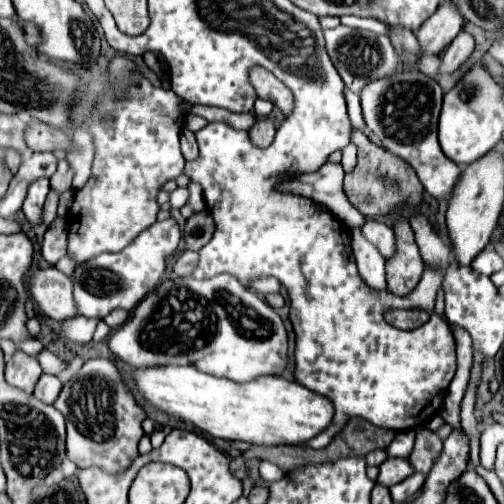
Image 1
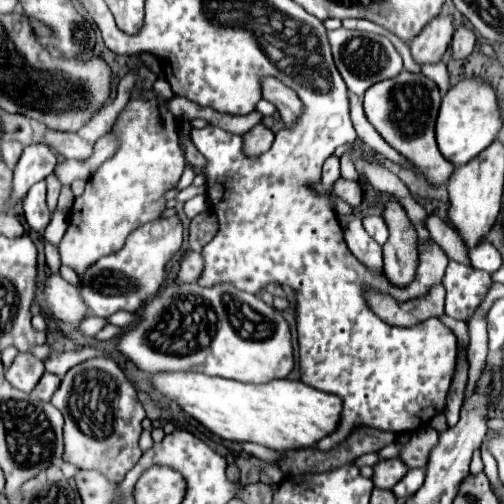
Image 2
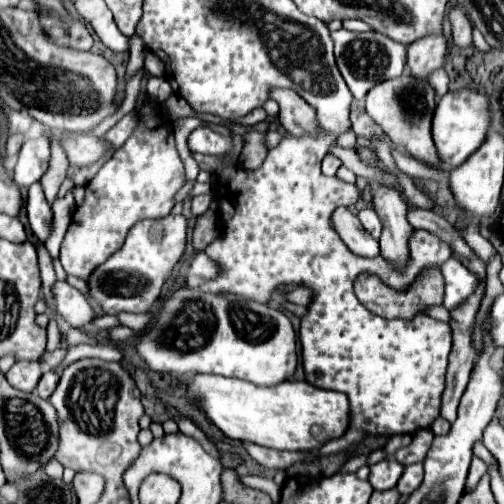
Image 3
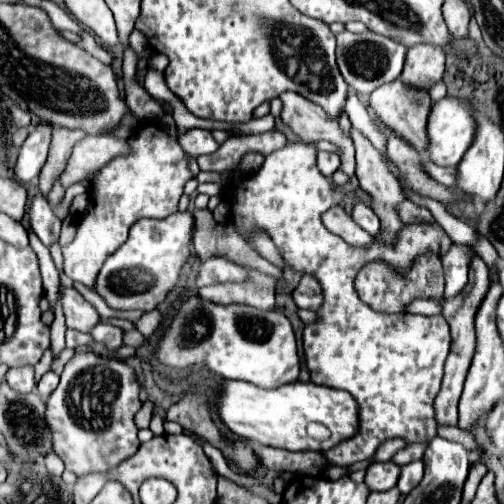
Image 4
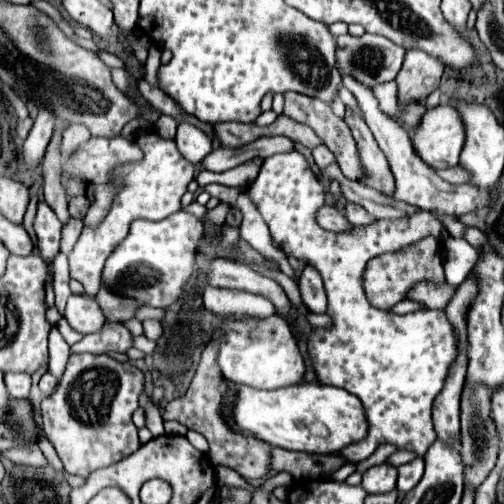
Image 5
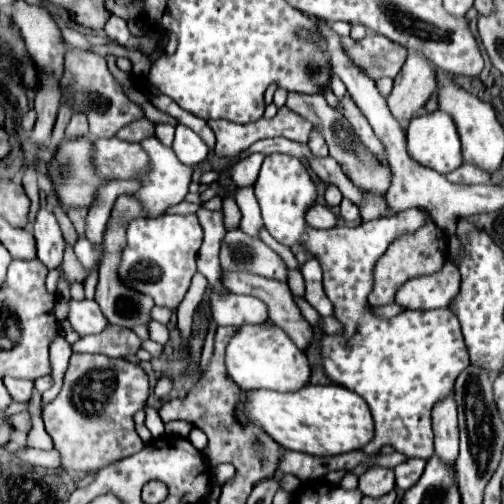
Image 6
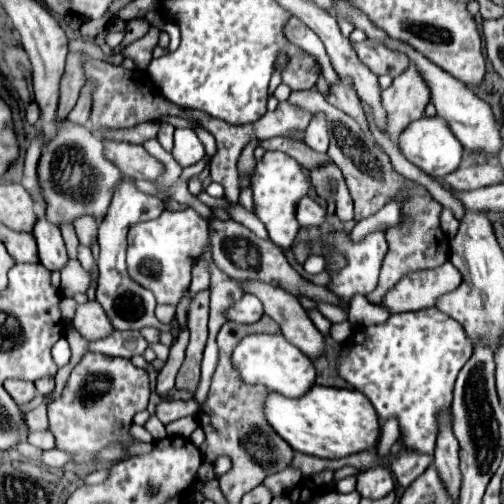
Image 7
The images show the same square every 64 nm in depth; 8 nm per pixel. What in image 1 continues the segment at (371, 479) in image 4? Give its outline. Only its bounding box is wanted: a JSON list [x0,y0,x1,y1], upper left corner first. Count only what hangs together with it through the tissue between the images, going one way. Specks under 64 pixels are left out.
[376,458,414,488]

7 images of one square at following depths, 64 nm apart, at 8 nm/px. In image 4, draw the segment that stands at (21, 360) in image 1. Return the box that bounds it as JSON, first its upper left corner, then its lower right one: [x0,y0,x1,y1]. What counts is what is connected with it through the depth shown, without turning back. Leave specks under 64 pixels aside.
[6,366,34,394]

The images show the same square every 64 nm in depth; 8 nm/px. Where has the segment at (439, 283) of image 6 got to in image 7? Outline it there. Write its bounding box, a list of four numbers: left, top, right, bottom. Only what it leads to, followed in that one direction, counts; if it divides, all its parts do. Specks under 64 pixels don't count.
[380,262,460,314]

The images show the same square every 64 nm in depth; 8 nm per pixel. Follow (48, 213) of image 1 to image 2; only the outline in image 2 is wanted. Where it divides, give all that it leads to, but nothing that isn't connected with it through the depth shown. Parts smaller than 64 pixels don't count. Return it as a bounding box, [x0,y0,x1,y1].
[46,172,62,212]

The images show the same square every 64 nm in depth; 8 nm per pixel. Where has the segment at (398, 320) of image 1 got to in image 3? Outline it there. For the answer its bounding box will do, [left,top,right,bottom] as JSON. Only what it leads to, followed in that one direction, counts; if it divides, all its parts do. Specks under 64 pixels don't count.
[354,268,444,320]

